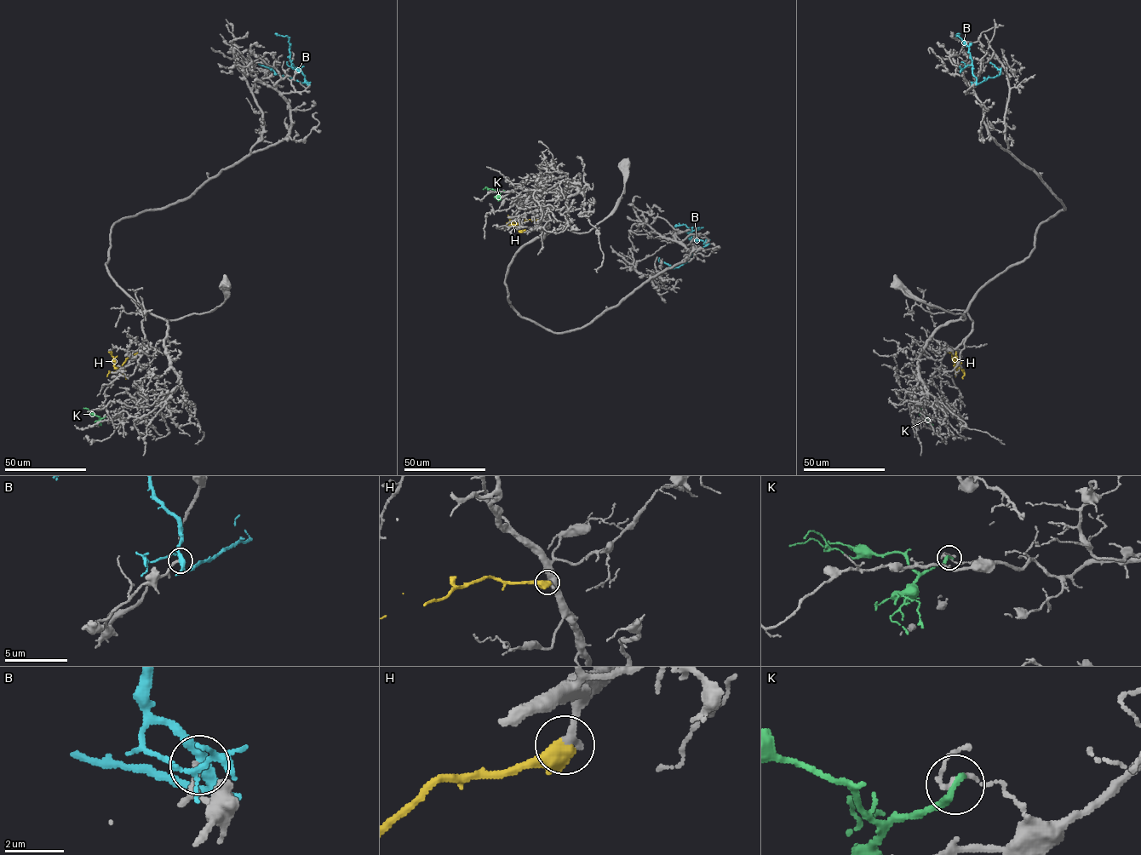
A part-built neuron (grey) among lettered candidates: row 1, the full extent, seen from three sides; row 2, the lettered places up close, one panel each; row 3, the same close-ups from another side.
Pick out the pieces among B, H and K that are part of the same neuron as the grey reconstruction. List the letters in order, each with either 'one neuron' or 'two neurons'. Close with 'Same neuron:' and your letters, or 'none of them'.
B: two neurons
H: one neuron
K: two neurons
Same neuron: H

